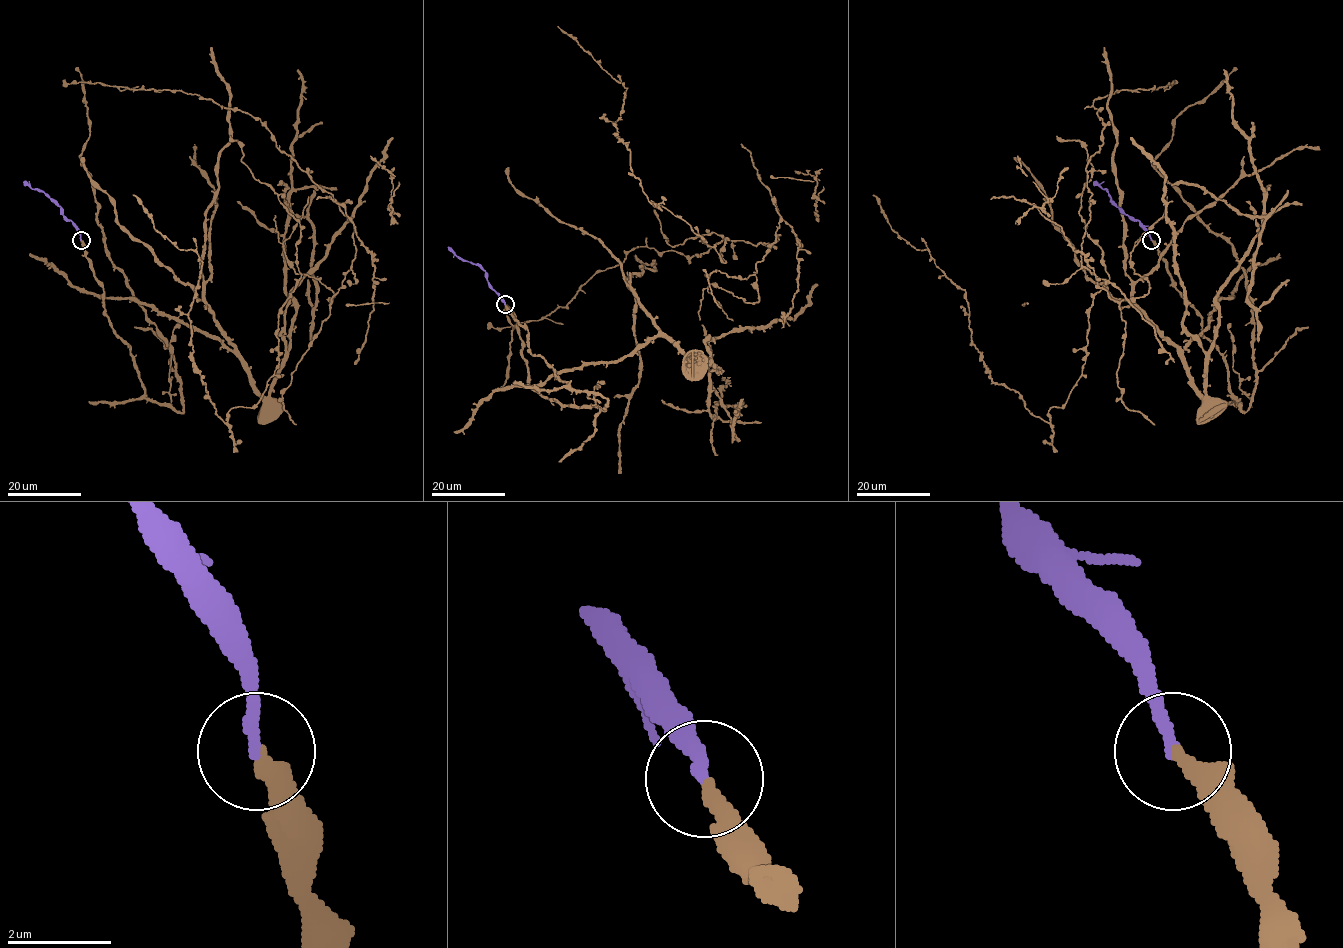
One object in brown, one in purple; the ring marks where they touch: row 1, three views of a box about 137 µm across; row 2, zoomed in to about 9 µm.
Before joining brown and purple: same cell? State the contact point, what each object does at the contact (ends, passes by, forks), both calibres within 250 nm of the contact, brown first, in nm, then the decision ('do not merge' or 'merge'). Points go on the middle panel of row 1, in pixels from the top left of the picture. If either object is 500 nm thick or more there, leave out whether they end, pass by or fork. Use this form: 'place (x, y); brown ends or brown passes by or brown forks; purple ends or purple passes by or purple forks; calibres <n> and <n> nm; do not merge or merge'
place (505, 304); brown ends; purple ends; calibres 320 and 240 nm; merge

